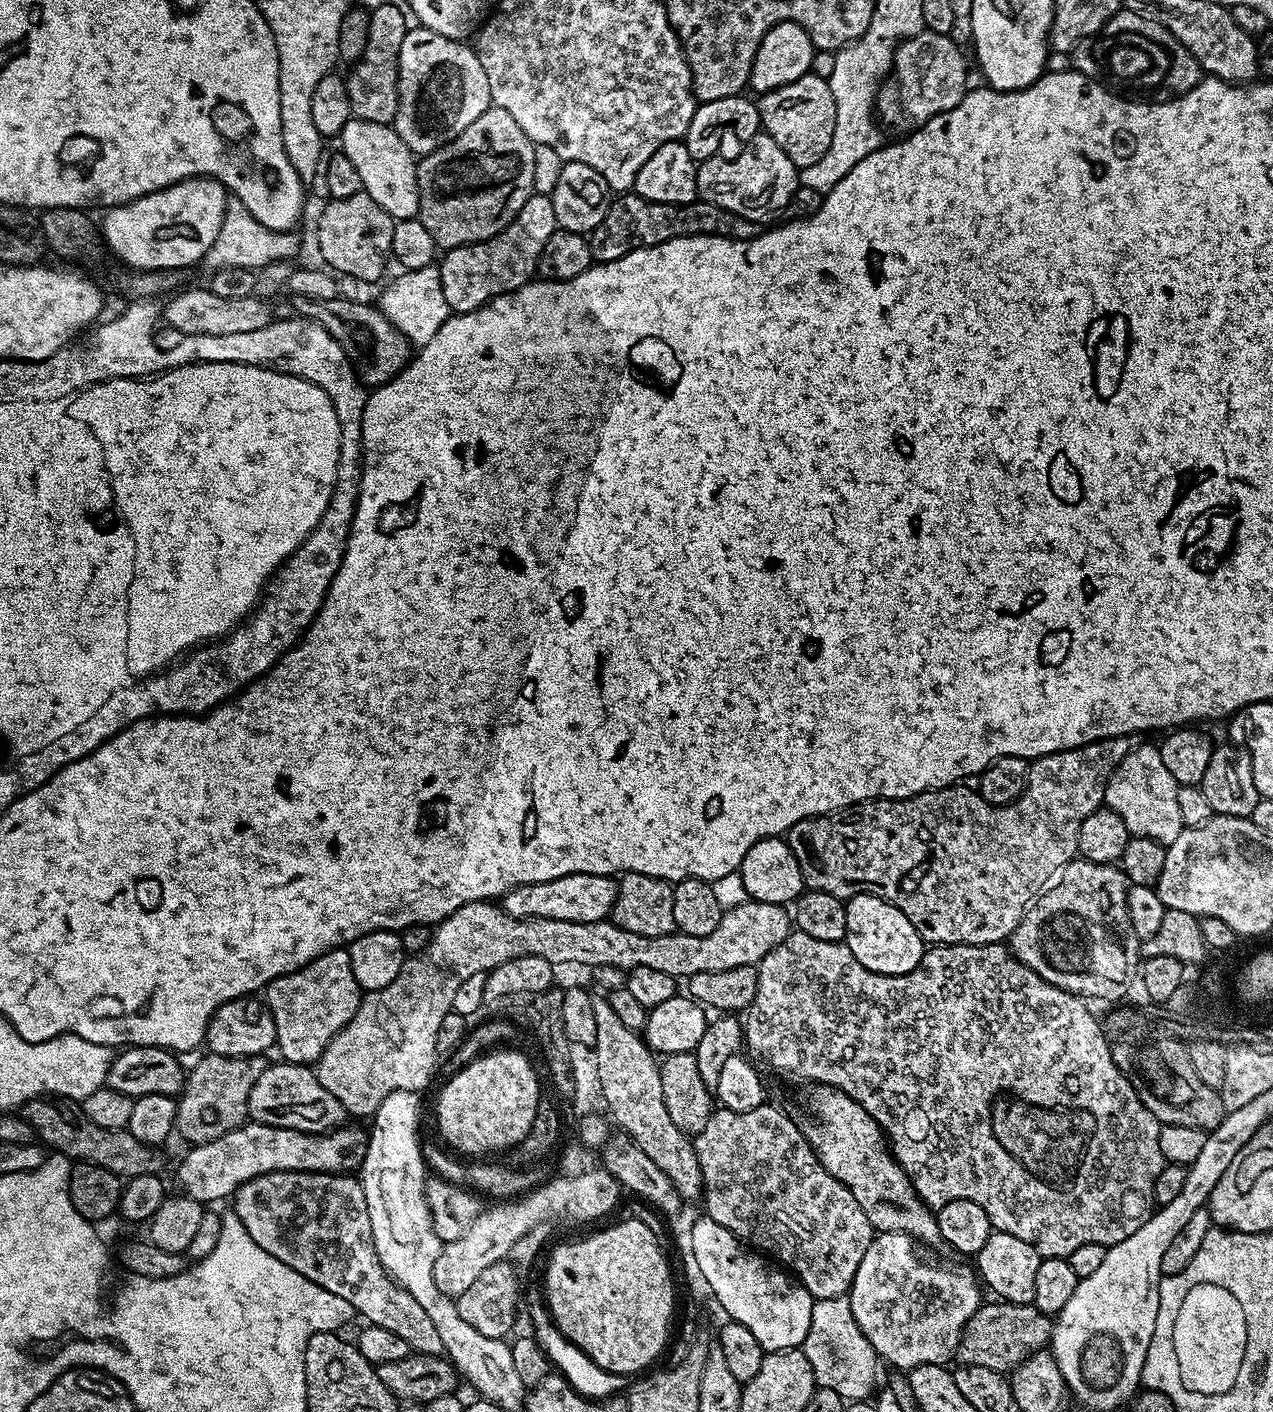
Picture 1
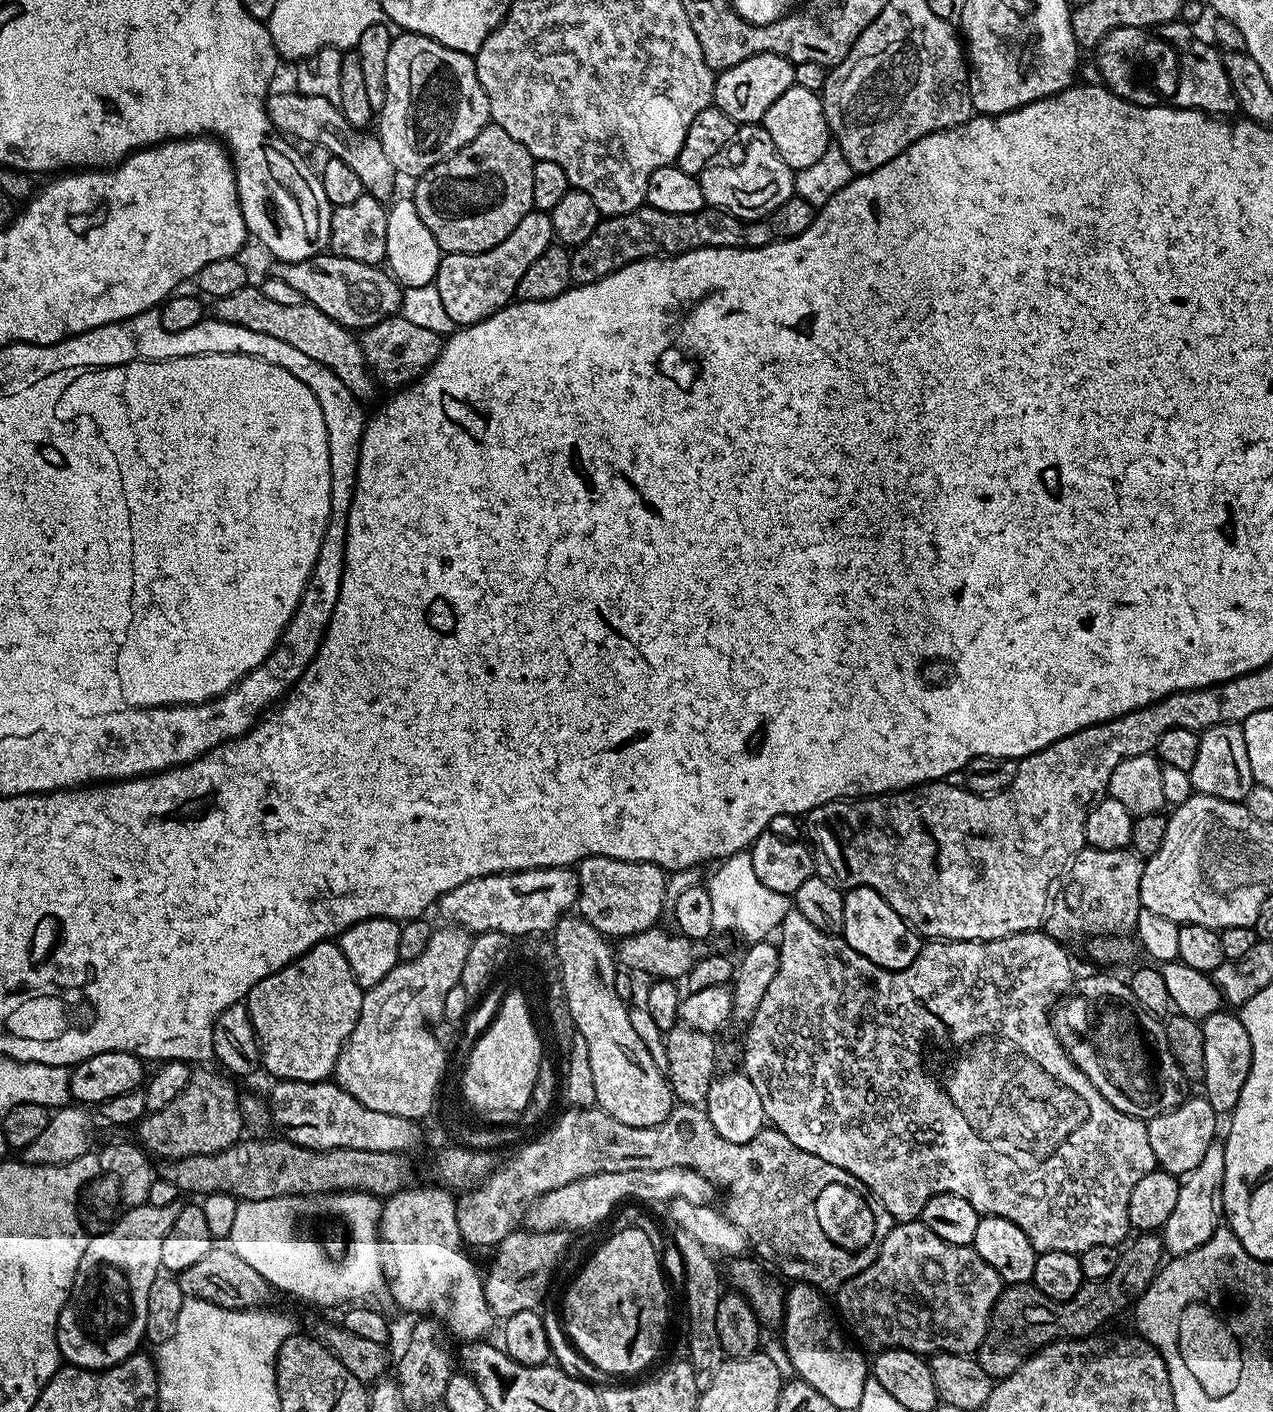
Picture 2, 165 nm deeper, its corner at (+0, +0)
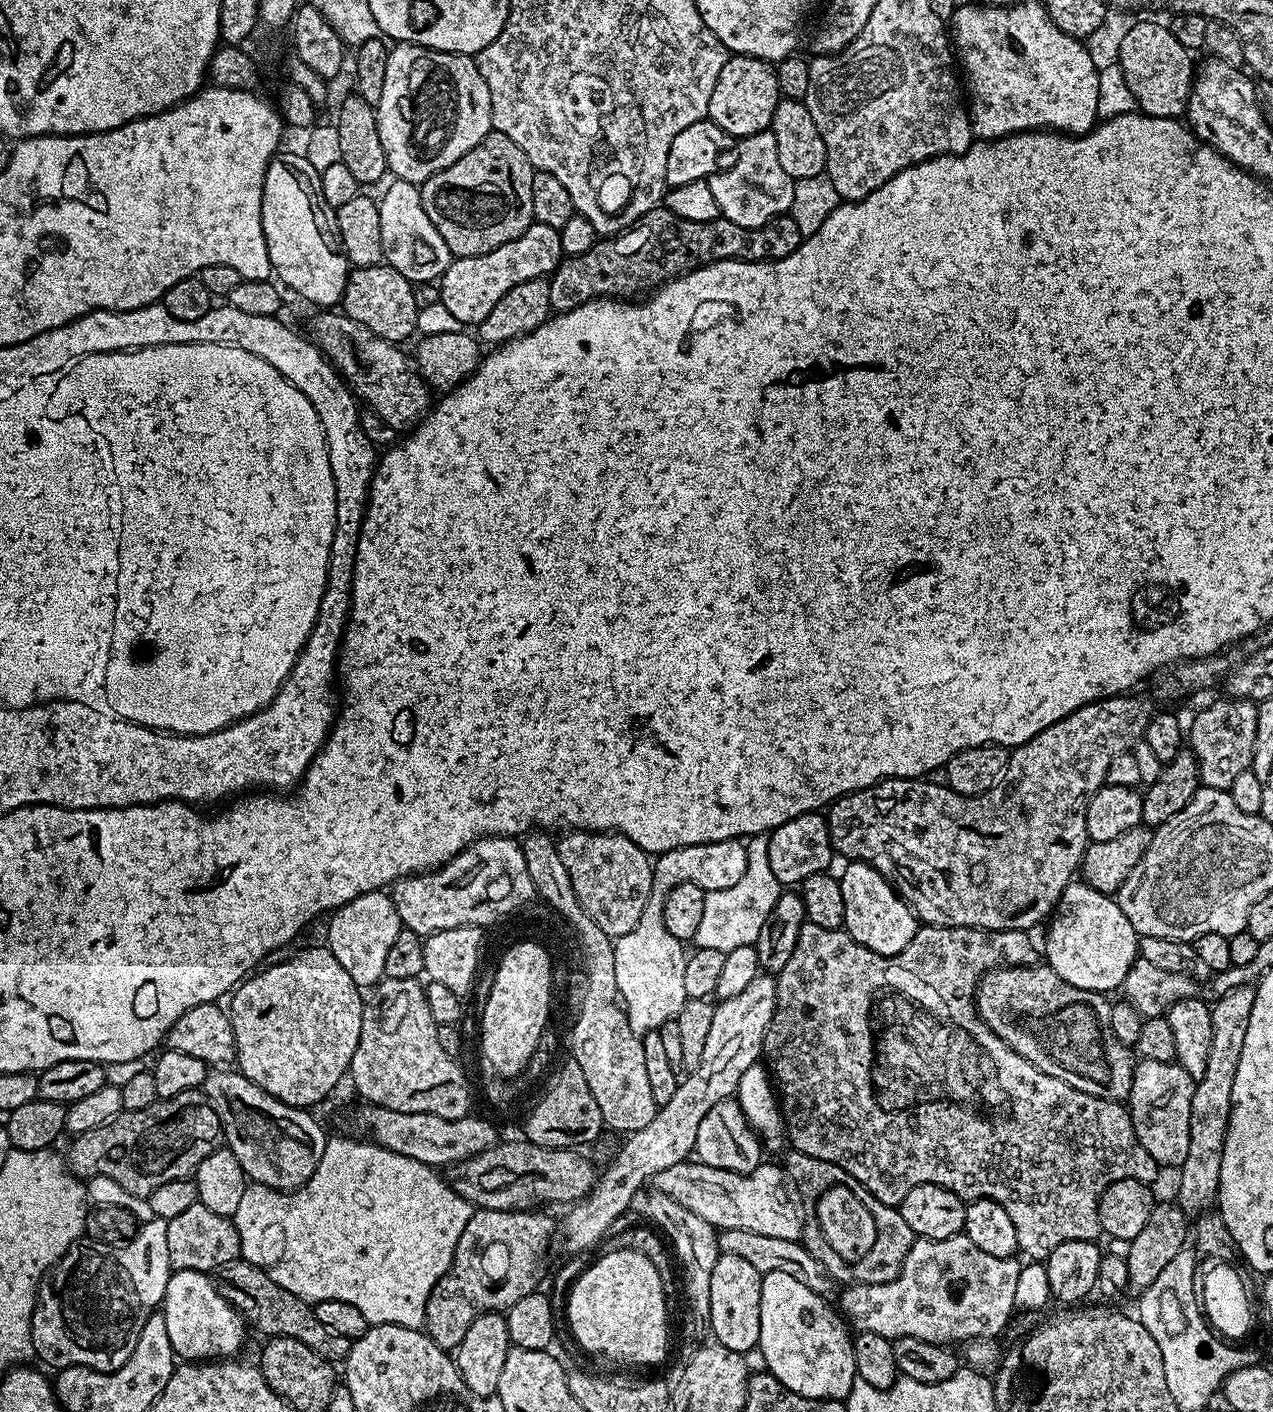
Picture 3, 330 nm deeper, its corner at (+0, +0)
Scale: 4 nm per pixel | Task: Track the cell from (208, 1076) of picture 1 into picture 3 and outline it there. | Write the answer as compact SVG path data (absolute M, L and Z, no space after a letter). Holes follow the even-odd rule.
M197 1090L174 1094L174 1098L158 1099L146 1106L146 1110L123 1111L106 1126L81 1132L73 1140L76 1141L68 1148L66 1164L77 1177L105 1176L106 1179L113 1180L122 1191L129 1192L129 1197L147 1198L166 1182L189 1179L196 1167L210 1154L214 1154L216 1148L221 1147L224 1131L208 1097L203 1091Z

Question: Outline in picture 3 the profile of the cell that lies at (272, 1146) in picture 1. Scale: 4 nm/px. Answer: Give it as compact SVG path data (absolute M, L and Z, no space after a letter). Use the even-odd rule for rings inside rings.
M164 1219L145 1221L126 1244L77 1242L45 1276L32 1315L32 1351L52 1370L82 1366L116 1372L130 1358L142 1328L163 1303L173 1274Z

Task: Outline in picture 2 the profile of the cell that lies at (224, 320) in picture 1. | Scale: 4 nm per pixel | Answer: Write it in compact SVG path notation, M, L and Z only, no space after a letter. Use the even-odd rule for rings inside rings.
M249 286L238 290L235 294L226 294L226 298L215 301L215 319L222 322L234 322L234 326L246 326L246 330L255 330L258 334L271 334L281 342L290 342L297 350L302 350L306 358L319 364L325 364L354 394L354 398L361 402L369 402L376 396L378 385L368 370L368 363L364 352L360 348L360 341L349 329L343 328L334 318L322 314L313 304L299 304L298 306L285 306L266 298L259 287Z

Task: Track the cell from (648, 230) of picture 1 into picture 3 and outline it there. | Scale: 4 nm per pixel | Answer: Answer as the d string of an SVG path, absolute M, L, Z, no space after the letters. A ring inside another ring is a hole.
M659 206L649 210L640 220L635 221L632 227L617 231L607 238L597 239L596 245L586 250L586 254L565 256L550 277L550 306L553 313L559 314L574 310L597 298L632 298L635 297L632 296L635 292L648 294L669 280L675 280L678 276L693 272L695 268L719 260L786 258L786 254L794 254L794 250L798 250L801 239L798 224L790 214L775 216L770 222L757 228L747 228L738 226L738 222L730 222L723 218L710 222L690 222L686 218L678 218L678 214L674 214L670 209Z

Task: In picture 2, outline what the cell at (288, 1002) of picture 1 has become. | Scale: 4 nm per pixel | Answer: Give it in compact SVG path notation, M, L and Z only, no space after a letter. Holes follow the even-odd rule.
M324 940L321 944L315 944L310 951L303 952L301 956L292 961L291 964L287 964L282 970L278 970L274 974L270 974L266 978L259 980L248 992L246 1003L248 1006L248 1013L250 1014L250 1022L256 1031L256 1040L260 1044L260 1062L263 1071L268 1071L269 1074L272 1075L272 1078L276 1080L297 1080L298 1082L328 1080L336 1071L336 1063L340 1057L342 1046L350 1038L350 1034L358 1022L363 1001L364 992L350 970L350 962L346 962L346 954L342 954L339 943L333 942L332 940Z

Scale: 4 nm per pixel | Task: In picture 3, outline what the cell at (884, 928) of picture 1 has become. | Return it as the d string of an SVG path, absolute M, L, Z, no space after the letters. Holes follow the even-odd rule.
M859 862L849 863L847 867L848 869L838 876L842 886L842 899L848 907L844 915L843 931L849 932L854 942L874 950L874 954L896 956L906 950L918 927L916 913L893 890L892 884L877 868Z

